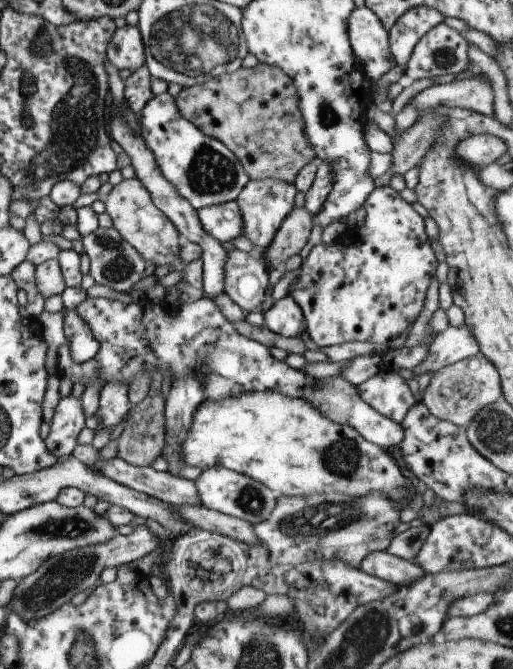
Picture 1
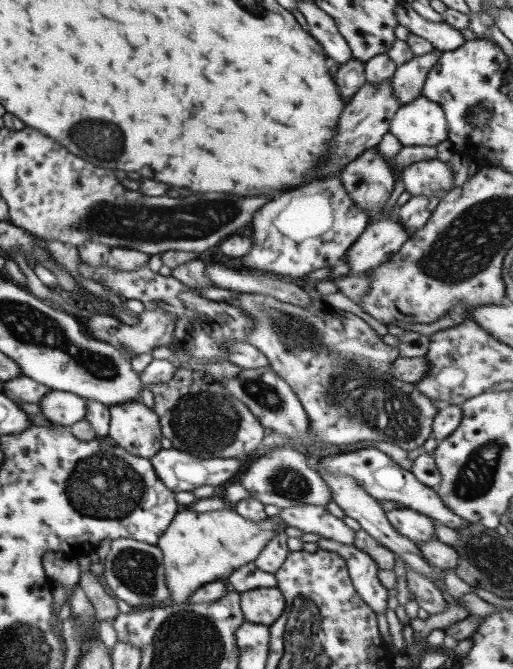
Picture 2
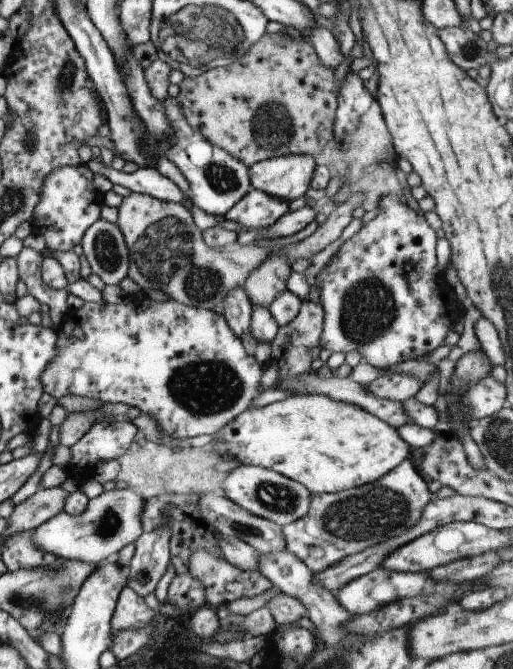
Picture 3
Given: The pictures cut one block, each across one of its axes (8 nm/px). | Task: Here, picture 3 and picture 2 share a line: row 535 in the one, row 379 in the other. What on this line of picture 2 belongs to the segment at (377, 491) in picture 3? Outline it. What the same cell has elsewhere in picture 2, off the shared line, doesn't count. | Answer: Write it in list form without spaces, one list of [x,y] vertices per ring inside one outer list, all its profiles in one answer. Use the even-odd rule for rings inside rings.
[[[244,292],[242,294],[237,294],[237,297],[230,297],[227,303],[242,308],[242,310],[252,318],[254,325],[252,325],[252,329],[246,333],[247,343],[256,346],[260,352],[263,352],[264,356],[268,358],[268,362],[270,362],[270,366],[274,369],[274,372],[290,385],[290,388],[292,388],[294,394],[296,394],[298,400],[300,400],[308,416],[310,436],[312,436],[314,440],[320,440],[320,444],[339,446],[343,444],[352,444],[352,442],[358,442],[360,440],[380,440],[380,442],[396,444],[396,446],[400,446],[400,448],[409,451],[420,448],[420,446],[428,440],[428,437],[432,436],[433,420],[436,413],[438,413],[439,407],[436,407],[436,404],[434,404],[430,398],[426,397],[424,393],[420,393],[416,385],[409,385],[406,381],[400,380],[390,373],[392,364],[400,357],[400,351],[398,351],[398,348],[384,343],[384,341],[382,341],[382,336],[378,335],[378,333],[376,333],[376,331],[374,331],[374,329],[372,329],[361,317],[354,313],[335,309],[326,301],[313,297],[310,306],[300,307],[292,303],[282,302],[280,299],[276,299],[276,297],[266,294],[250,294]]]

